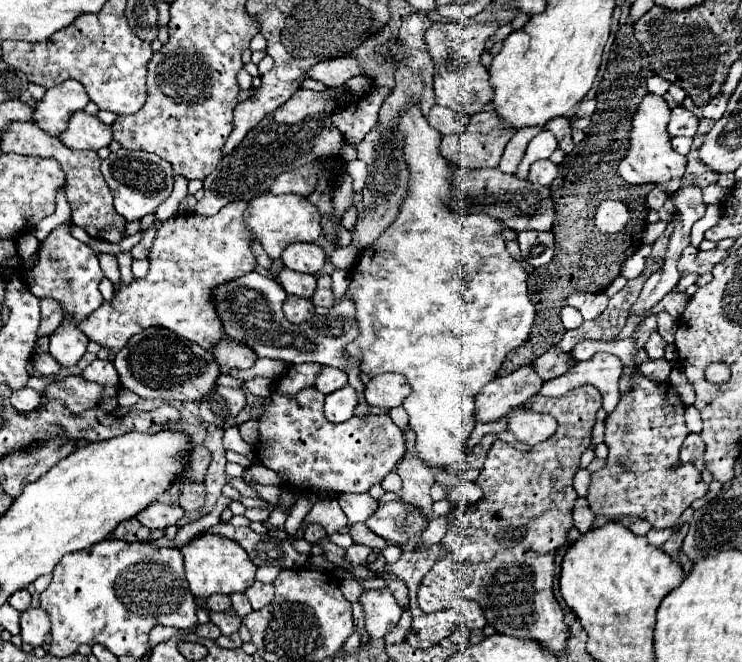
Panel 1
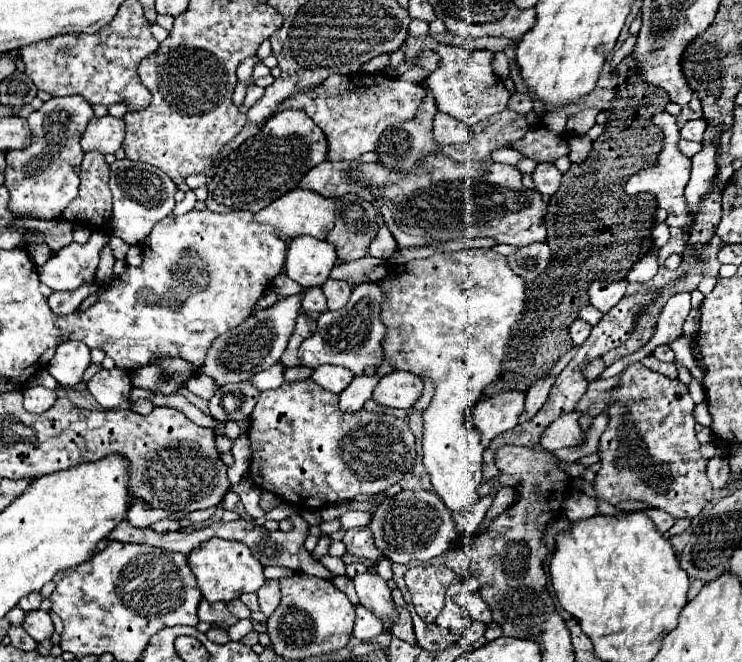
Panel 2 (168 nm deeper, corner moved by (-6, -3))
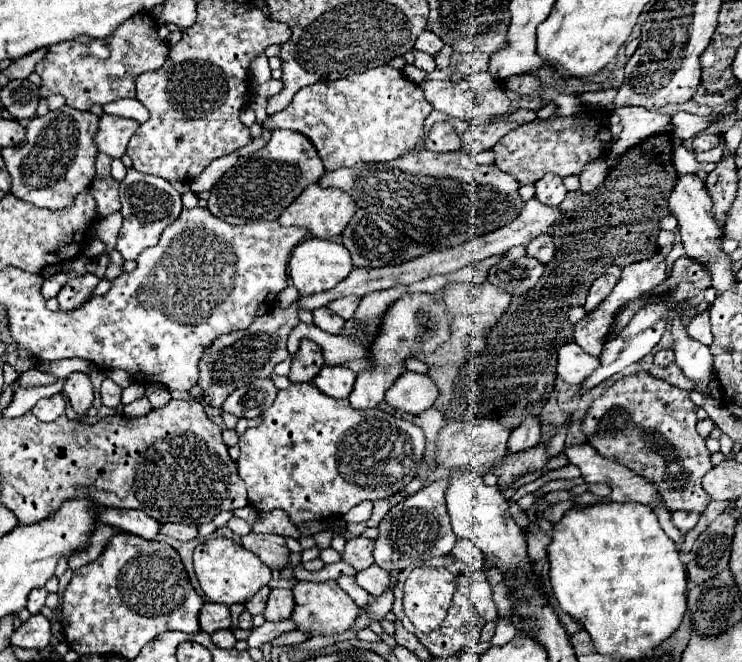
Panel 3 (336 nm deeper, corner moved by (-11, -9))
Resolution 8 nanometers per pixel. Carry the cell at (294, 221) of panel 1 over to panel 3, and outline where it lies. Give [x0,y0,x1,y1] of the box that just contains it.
[277,184,357,240]

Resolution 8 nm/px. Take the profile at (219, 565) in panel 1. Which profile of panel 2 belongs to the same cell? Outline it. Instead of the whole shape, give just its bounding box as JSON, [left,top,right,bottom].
[188,538,264,602]

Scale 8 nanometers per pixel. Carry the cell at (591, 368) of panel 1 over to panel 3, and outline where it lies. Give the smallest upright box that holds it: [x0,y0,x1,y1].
[557,342,599,384]

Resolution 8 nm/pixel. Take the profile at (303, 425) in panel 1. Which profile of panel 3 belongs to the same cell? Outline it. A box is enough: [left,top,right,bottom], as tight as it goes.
[237,382,425,524]

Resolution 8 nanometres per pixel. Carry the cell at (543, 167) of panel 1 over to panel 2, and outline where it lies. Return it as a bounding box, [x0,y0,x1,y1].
[532,164,562,196]

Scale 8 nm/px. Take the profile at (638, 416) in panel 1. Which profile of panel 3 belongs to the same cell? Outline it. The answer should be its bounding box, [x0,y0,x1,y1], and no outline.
[583,372,713,514]

